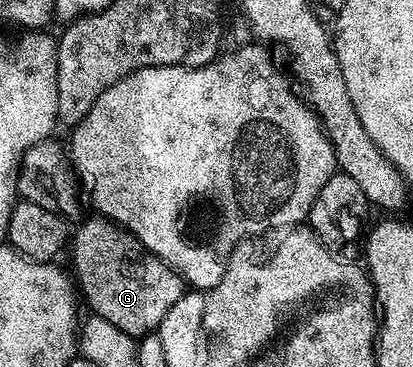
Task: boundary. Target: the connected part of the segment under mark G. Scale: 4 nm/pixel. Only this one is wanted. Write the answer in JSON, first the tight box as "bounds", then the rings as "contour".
{"bounds":[70,216,186,340],"contour":[[[103,216],[91,217],[85,217],[70,238],[71,273],[82,298],[84,293],[88,301],[87,309],[102,316],[102,320],[110,320],[114,328],[122,328],[122,332],[137,340],[159,331],[166,312],[170,312],[186,293],[184,279],[161,258],[144,249],[144,245],[127,230]]]}

